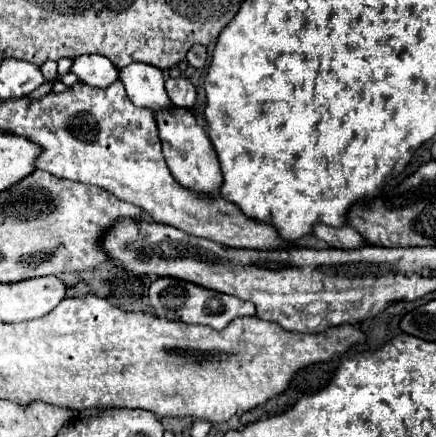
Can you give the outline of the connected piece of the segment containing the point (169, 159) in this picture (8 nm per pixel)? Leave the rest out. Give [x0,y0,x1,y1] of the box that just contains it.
[156,106,224,196]

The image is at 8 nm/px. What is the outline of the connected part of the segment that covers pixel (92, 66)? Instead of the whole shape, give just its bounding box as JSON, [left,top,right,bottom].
[72,54,118,88]

